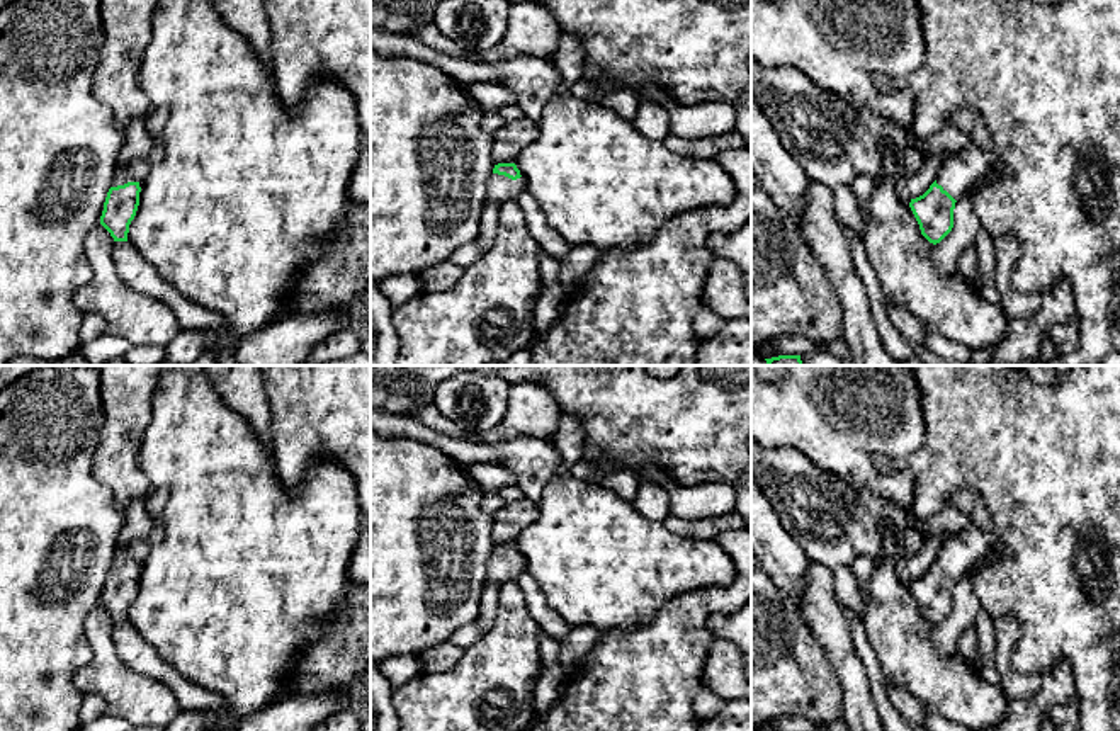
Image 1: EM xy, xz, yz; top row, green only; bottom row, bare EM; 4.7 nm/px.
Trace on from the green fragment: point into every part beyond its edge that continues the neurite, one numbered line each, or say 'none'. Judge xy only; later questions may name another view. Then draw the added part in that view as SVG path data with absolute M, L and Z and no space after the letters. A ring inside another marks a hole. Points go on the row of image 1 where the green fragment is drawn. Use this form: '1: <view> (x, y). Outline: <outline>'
1: xy (123, 175). Outline: M131 165L122 167L122 168L116 168L116 173L112 177L112 185L110 187L117 187L117 185L124 185L127 182L136 182L136 178L131 173Z

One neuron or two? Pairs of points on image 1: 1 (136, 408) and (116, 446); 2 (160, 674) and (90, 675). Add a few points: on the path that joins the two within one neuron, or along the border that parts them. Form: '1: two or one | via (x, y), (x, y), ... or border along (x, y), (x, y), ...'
1: one | via (128, 417), (118, 437)
2: two | border along (114, 646), (131, 668), (160, 680), (175, 697)

